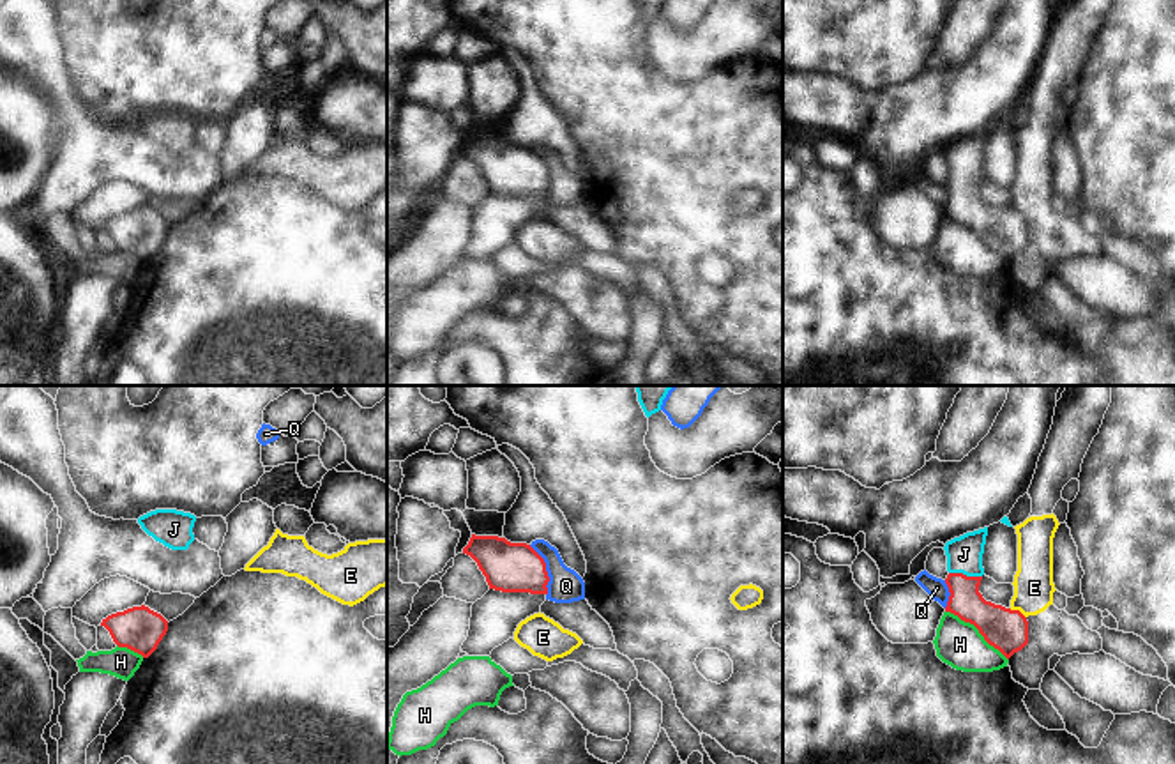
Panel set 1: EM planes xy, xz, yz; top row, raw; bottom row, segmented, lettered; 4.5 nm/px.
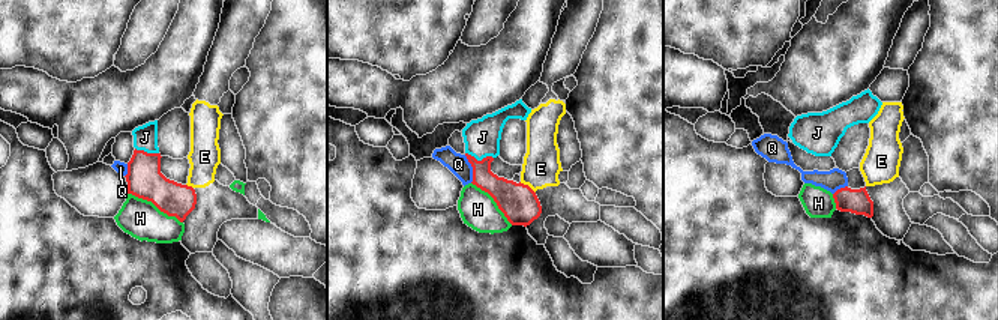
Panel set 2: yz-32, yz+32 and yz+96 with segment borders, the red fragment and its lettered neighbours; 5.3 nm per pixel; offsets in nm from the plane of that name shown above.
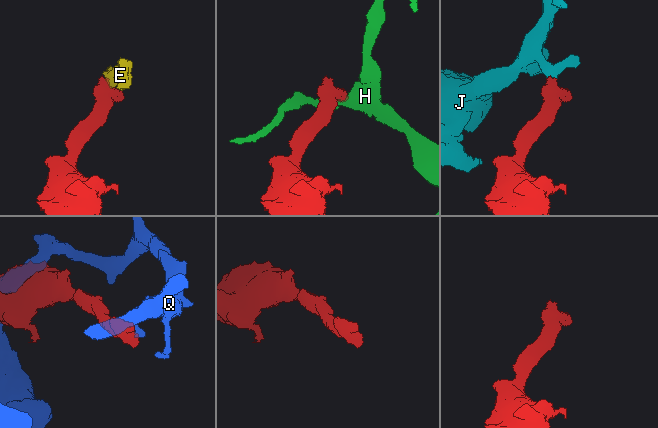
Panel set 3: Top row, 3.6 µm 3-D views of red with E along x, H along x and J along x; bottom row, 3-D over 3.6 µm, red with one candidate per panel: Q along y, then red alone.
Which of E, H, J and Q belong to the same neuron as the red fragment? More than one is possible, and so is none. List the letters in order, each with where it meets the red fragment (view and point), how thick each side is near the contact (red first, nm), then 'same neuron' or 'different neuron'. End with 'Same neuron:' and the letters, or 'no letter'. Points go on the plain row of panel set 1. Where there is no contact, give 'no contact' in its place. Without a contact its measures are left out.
E: meets red in yz at (1018, 214); 190 nm thick on the red side, 180 nm on the other; different neuron
H: meets red in yz at (977, 232); 190 nm thick on the red side, 200 nm on the other; different neuron
J: meets red in yz at (965, 179); 160 nm thick on the red side, 160 nm on the other; same neuron
Q: meets red in xz at (545, 174); 220 nm thick on the red side, 160 nm on the other; different neuron
Same neuron: J

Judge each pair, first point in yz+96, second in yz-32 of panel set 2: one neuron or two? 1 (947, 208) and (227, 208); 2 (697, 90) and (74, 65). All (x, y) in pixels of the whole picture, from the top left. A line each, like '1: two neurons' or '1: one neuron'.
1: one neuron
2: two neurons

